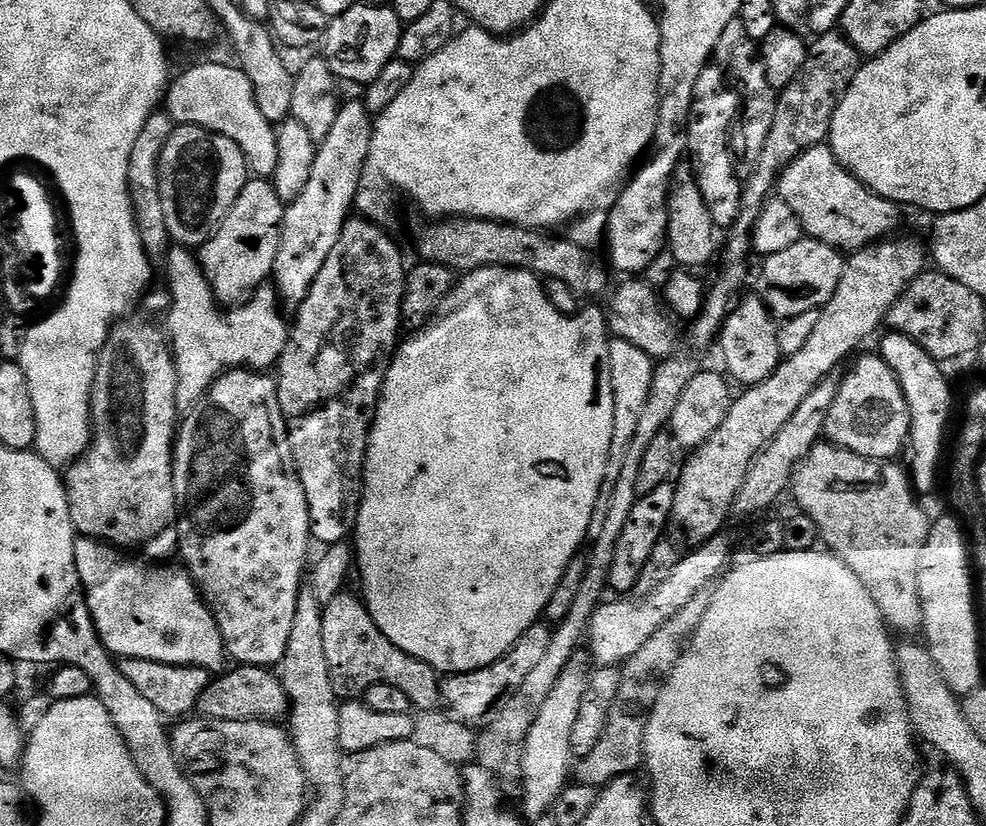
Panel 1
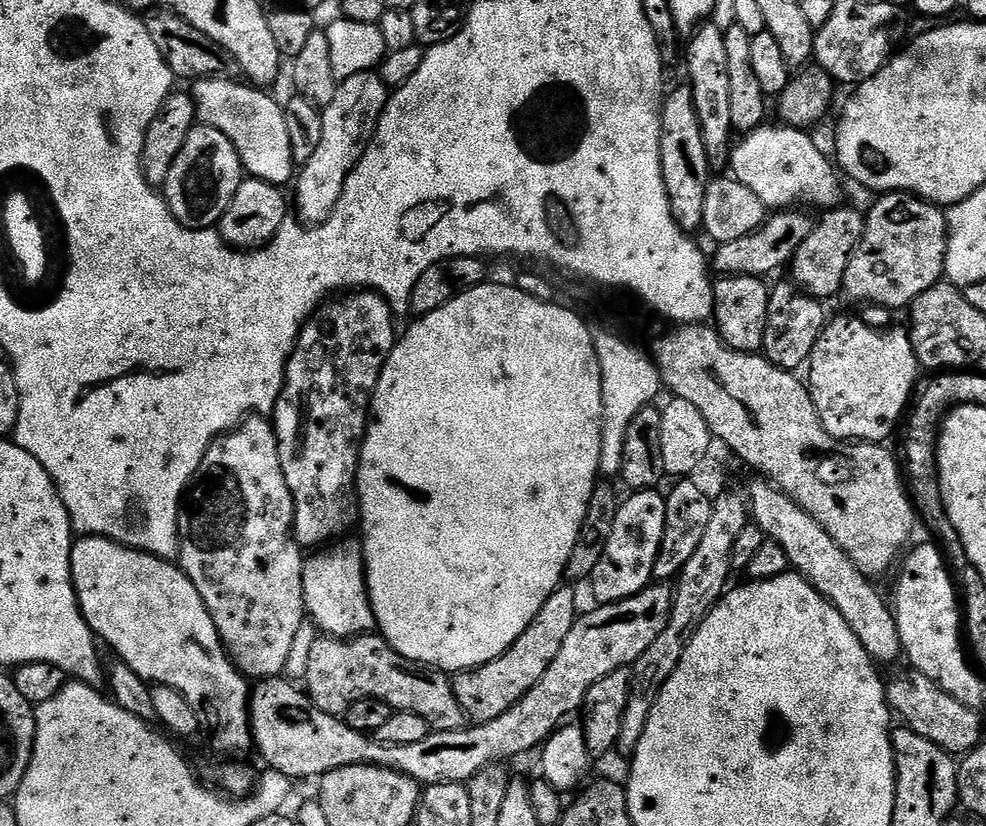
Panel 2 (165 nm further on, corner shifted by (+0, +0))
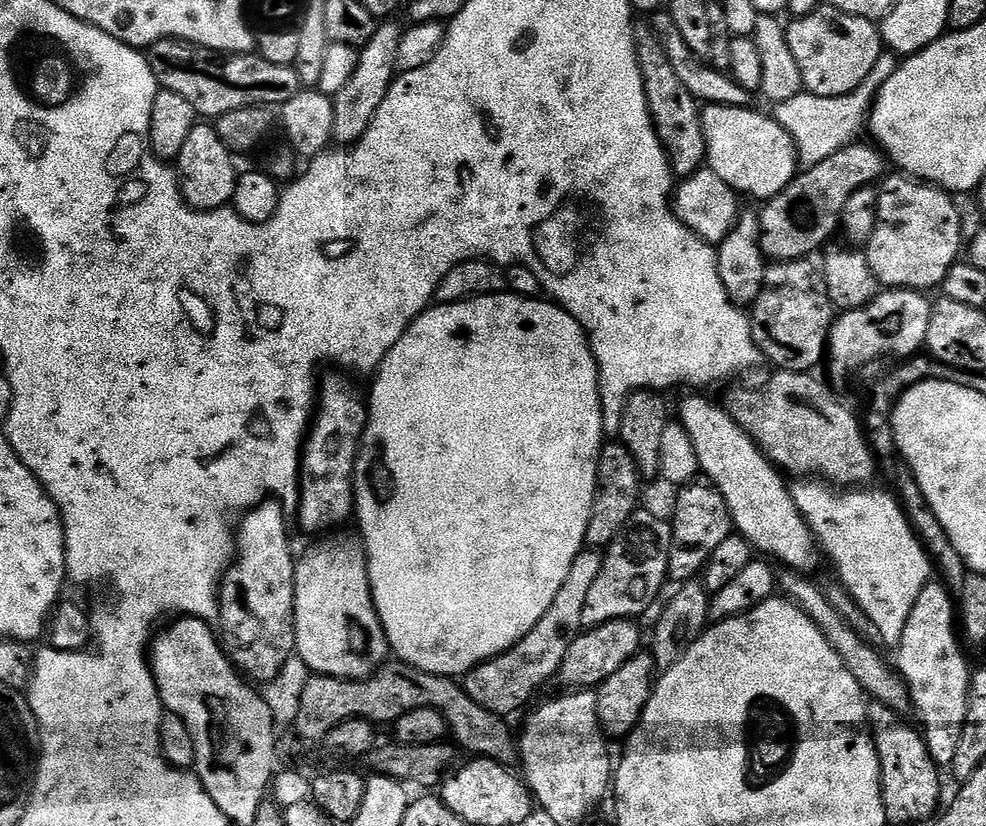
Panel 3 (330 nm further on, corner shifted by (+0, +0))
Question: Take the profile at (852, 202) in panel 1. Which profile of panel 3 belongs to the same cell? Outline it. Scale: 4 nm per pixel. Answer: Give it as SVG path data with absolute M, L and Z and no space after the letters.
M717 104L707 105L703 109L700 121L708 151L706 164L714 174L718 174L718 178L722 178L722 182L726 182L726 186L733 188L741 197L752 195L754 199L760 200L759 202L767 202L782 190L786 190L789 182L796 177L798 157L790 134L782 130L780 123L771 115L763 116L760 112L752 111L751 107L727 108Z

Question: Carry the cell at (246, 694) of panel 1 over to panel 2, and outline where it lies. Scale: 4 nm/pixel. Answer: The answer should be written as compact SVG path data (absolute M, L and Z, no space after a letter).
M653 582L638 594L634 594L625 600L619 600L616 604L601 604L593 607L593 612L577 615L574 622L574 630L562 642L562 650L550 662L550 670L542 674L538 686L534 686L519 700L506 714L494 718L494 722L485 724L472 724L454 730L453 732L429 731L422 742L413 742L411 746L388 746L379 744L371 735L350 730L348 723L338 716L331 716L318 706L308 696L307 691L300 692L295 683L287 678L273 678L259 681L250 692L250 719L252 722L252 738L255 751L260 751L262 759L268 763L267 767L273 772L281 772L284 776L299 782L307 776L319 778L330 770L338 770L342 766L354 766L355 764L377 764L383 768L393 768L396 772L406 774L411 780L421 786L429 784L464 784L478 770L482 770L487 764L508 762L511 756L524 756L527 752L535 753L543 745L544 741L565 723L571 712L579 713L584 707L584 695L598 682L598 678L606 678L606 674L614 674L614 670L627 668L636 663L650 642L662 634L662 630L668 621L668 615L672 609L672 597L674 588L668 582Z

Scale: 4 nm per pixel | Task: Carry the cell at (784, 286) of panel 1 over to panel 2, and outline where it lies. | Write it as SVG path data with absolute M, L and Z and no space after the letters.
M844 207L827 209L821 215L824 217L813 223L810 238L806 238L802 246L798 246L792 259L790 271L793 277L791 276L791 279L797 288L810 296L825 298L824 296L832 296L843 289L848 259L854 254L860 239L864 237L865 213L859 212L856 208Z

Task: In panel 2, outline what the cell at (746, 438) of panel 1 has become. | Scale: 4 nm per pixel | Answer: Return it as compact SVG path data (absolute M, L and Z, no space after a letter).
M890 192L879 197L872 209L867 209L864 237L858 242L854 254L848 259L843 295L852 300L871 302L889 310L907 309L930 286L941 283L948 249L948 217L937 205L921 200L915 194Z

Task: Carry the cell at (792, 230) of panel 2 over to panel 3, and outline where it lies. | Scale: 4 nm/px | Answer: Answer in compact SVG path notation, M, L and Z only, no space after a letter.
M857 142L846 146L838 150L838 154L830 154L826 162L818 162L818 166L813 168L804 168L789 182L786 190L767 201L761 207L764 209L759 209L760 248L769 261L815 257L815 252L821 247L820 252L841 227L850 194L885 179L889 171L887 168L890 168L888 157L875 143L864 143Z

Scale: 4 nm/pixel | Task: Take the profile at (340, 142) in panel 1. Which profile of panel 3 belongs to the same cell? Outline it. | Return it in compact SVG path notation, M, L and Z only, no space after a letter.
M396 22L381 23L374 38L370 38L370 42L359 49L360 61L350 82L334 97L334 140L337 145L351 146L363 138L397 75L396 59L402 28L392 23Z

